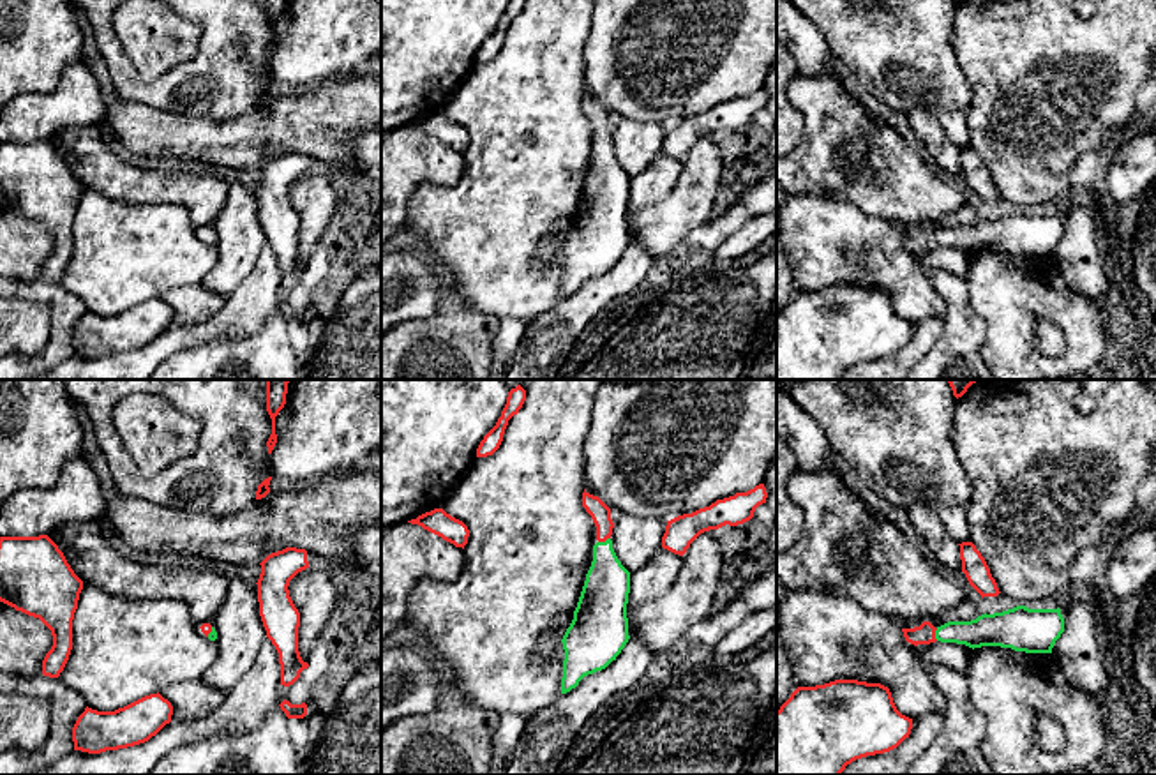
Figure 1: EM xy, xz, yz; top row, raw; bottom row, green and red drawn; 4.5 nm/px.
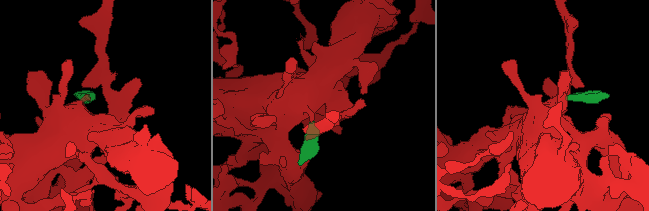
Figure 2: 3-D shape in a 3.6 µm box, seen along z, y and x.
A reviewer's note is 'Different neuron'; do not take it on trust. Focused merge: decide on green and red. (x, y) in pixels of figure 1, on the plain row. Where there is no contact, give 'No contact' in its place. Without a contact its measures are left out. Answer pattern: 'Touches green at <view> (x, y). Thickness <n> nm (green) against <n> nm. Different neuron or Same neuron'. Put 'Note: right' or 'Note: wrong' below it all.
Touches green at xz (606, 145). Thickness 220 nm (green) against 90 nm. Same neuron
Note: wrong

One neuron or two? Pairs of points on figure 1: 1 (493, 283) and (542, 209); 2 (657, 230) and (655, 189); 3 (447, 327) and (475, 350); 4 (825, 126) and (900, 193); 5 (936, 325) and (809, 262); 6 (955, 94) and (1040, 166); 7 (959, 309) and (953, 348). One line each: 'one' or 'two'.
1: one
2: two
3: one
4: one
5: two
6: two
7: one

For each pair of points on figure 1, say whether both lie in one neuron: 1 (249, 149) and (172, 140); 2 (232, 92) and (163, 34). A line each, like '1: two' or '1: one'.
1: one
2: two

